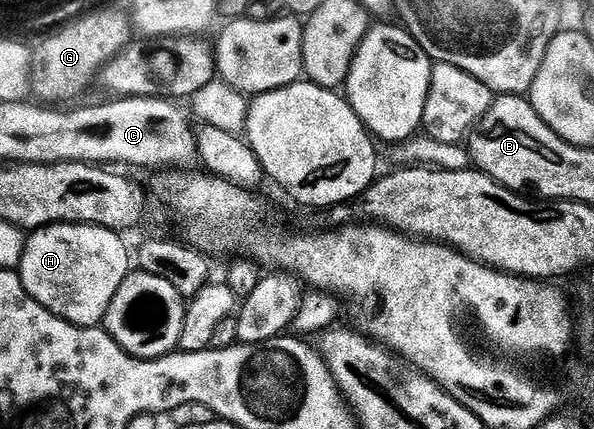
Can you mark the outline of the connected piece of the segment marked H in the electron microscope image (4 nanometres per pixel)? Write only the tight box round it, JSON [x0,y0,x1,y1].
[18,225,130,329]

